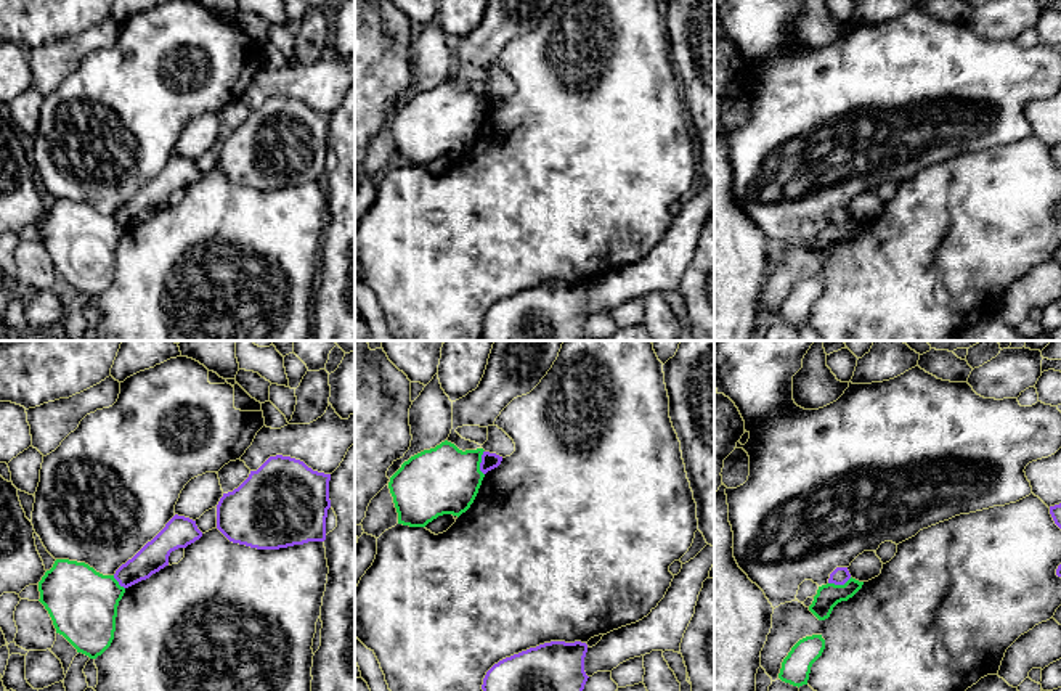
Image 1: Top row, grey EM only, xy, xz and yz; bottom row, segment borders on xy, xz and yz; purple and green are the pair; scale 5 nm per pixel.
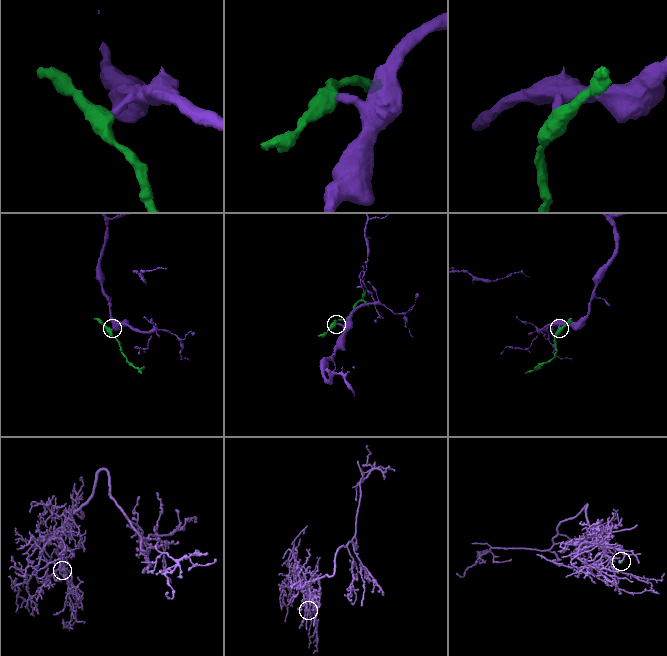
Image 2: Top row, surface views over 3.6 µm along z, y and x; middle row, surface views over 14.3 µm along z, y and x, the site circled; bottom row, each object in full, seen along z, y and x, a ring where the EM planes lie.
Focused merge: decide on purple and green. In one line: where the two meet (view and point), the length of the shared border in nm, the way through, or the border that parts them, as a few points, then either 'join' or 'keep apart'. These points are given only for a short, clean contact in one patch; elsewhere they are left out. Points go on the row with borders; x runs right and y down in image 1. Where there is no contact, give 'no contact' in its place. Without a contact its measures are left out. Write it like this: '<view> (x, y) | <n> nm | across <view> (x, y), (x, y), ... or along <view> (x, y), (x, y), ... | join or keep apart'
xz (480, 463) | 130 nm | along xz (483, 450), (480, 463), (483, 474) | keep apart

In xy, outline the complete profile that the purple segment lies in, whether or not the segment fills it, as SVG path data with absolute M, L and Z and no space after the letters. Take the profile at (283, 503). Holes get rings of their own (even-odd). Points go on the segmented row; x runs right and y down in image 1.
M270 456L217 505L217 529L233 543L257 550L279 550L326 540L331 474L318 472L291 456Z

